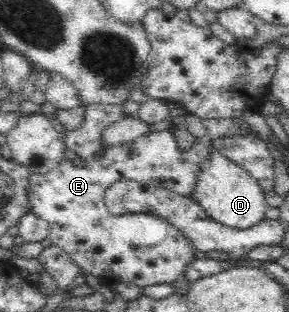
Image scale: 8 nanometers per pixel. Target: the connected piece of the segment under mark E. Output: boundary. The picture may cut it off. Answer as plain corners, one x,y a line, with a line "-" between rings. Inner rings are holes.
93,104
84,106
83,121
79,127
68,129
63,132
63,141
66,147
65,159
59,161
50,172
31,173
29,175
29,187
27,187
27,200
29,200
29,212
37,218
47,222
50,227
49,239
53,246
59,246
66,251
70,258
84,271
98,277
105,285
111,282
128,282
139,288
151,287
153,285
165,285
172,282
177,283
176,295
185,296
189,291
190,284
184,283
185,265
196,258
193,256
193,246
187,238
171,226
161,217
148,216
147,213
123,213
115,215
108,212
104,202
106,189
118,181
136,181
153,184
159,188
165,188
184,195
190,196
195,189
199,163
207,155
209,150
205,144
195,142
187,152
181,152
173,131
177,128
171,124
167,129
159,132
147,133
138,137
135,142
124,143
118,146
104,148
101,143
101,131
109,127
111,123
123,118
123,106
111,106
-
83,157
85,165
75,165
73,159

